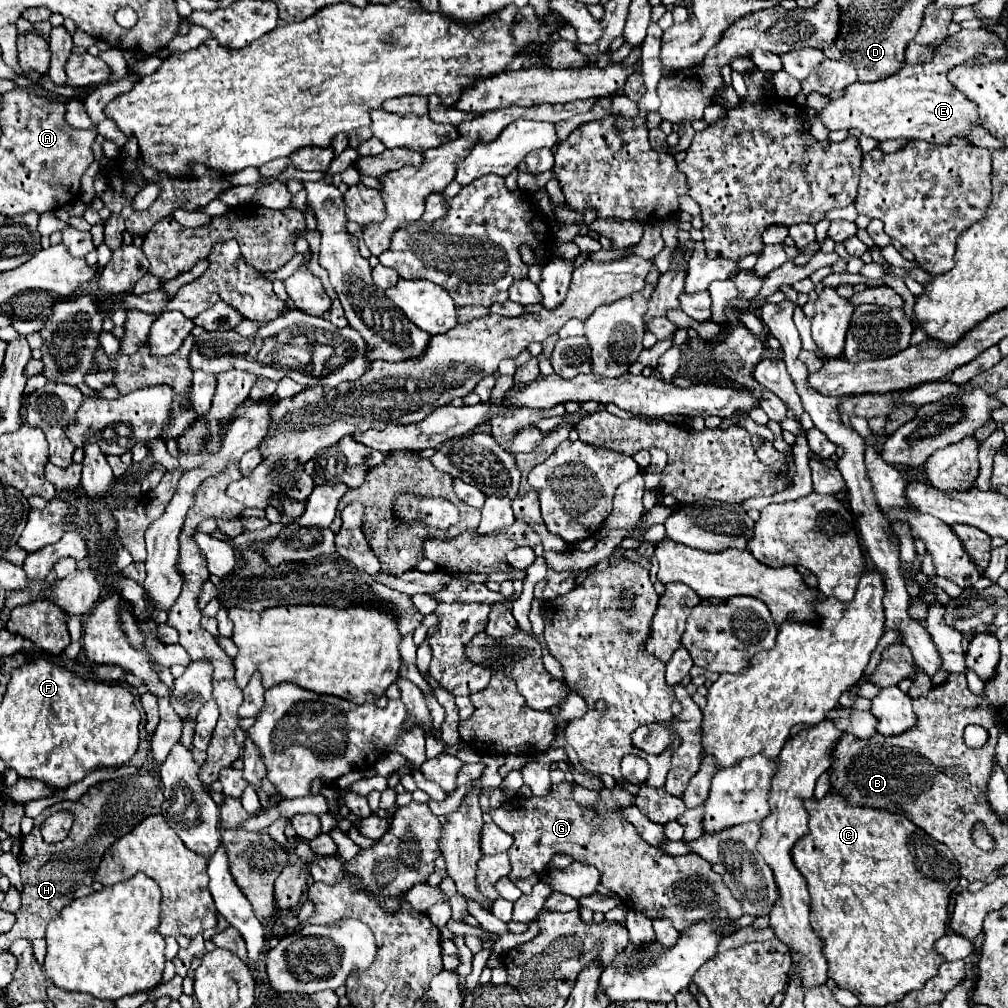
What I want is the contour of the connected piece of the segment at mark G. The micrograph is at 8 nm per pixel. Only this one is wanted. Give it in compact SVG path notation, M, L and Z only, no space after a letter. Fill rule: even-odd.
M563 780L553 784L547 800L515 796L493 810L488 796L480 794L479 803L482 811L491 814L493 822L515 840L507 852L511 860L509 880L523 894L531 892L551 856L563 852L583 864L595 866L601 874L601 884L615 892L627 908L631 902L635 910L645 912L649 918L665 916L679 932L699 920L711 922L721 908L727 910L731 918L739 920L743 916L741 904L731 896L721 876L711 870L707 860L697 854L667 856L643 842L635 828L629 822L623 822L621 814L615 814L621 808L633 806L633 798L635 796L619 784L615 784L615 788L589 790L581 784ZM591 806L595 806L597 812L591 812Z

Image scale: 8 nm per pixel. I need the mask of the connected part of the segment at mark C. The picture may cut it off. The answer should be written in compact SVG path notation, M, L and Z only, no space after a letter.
M839 794L825 796L821 802L811 798L805 802L805 808L809 812L809 834L795 844L793 862L807 880L807 890L811 896L811 902L809 902L811 916L809 918L811 918L813 930L817 932L817 936L823 942L823 956L827 958L827 966L829 966L827 976L831 980L835 980L837 986L853 992L859 998L861 1006L885 1006L891 1002L899 1002L907 992L921 988L929 978L933 978L939 972L939 966L943 964L943 958L939 958L939 954L933 950L933 942L937 942L939 938L943 938L947 934L947 920L949 920L947 906L949 906L951 892L959 884L959 864L945 844L941 844L935 838L931 838L929 834L925 834L921 828L917 828L905 816L891 814L885 810L873 810L873 808L853 808Z

